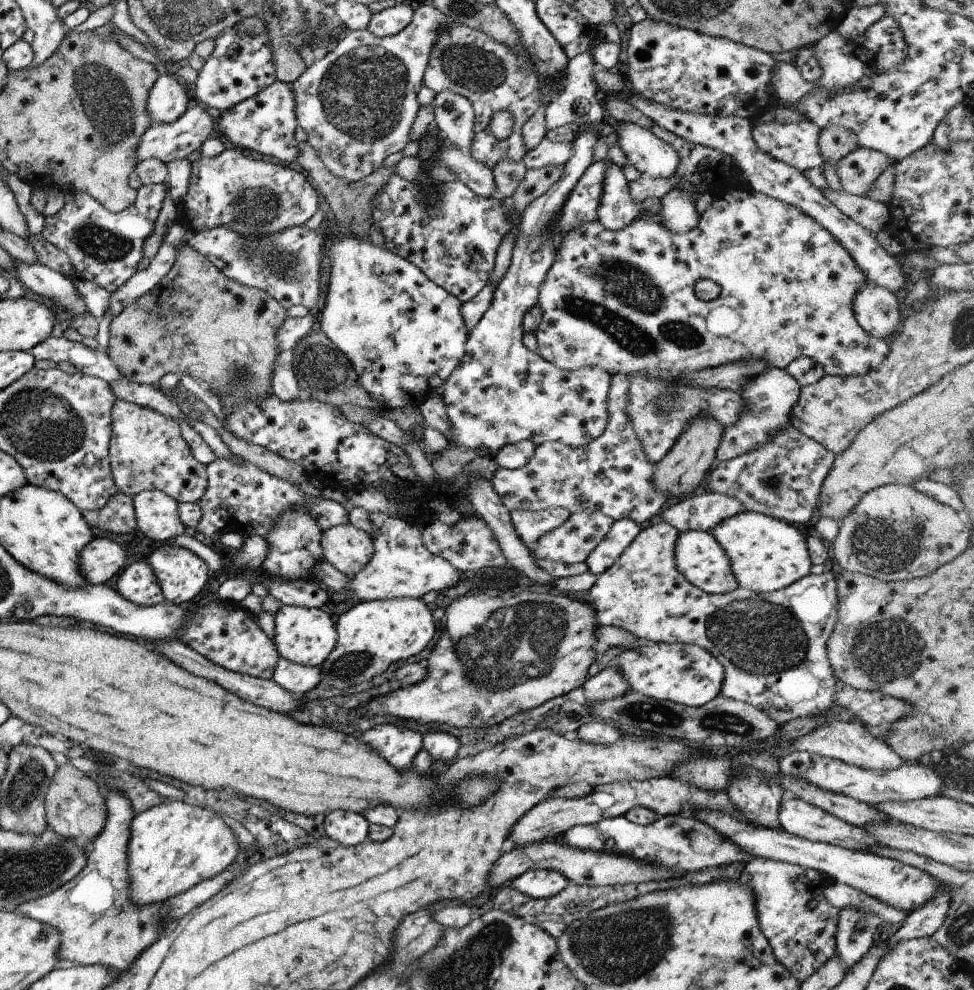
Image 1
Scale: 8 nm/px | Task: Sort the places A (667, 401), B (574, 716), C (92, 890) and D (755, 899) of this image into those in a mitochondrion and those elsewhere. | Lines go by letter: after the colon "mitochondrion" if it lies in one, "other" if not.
A: mitochondrion
B: other
C: other
D: other

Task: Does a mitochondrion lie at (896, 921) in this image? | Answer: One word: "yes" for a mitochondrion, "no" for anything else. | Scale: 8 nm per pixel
no

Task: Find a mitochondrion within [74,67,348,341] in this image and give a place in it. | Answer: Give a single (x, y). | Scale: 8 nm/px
(292, 266)

